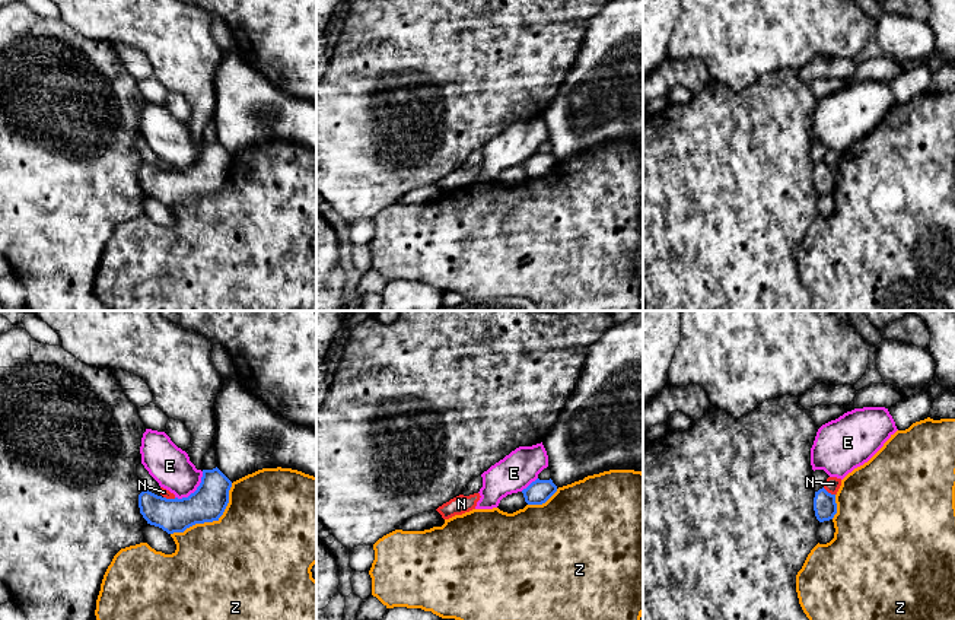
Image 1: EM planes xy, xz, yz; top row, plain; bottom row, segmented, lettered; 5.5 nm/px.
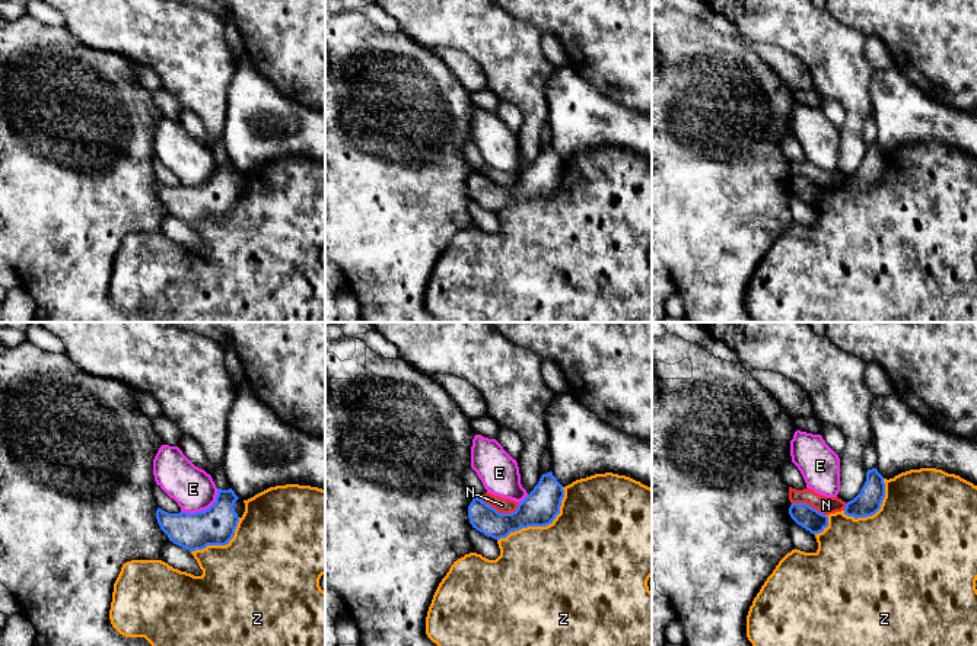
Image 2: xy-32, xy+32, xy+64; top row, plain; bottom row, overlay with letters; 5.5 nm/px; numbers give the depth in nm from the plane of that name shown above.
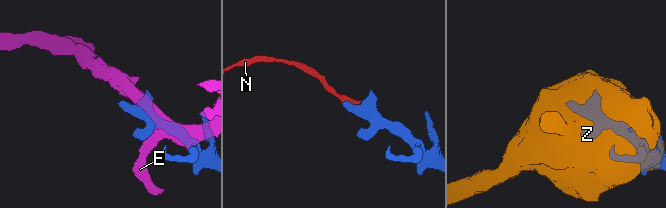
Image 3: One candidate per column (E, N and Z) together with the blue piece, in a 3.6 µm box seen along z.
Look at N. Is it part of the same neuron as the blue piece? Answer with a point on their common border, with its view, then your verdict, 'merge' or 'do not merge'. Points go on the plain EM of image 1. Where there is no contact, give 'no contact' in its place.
contact yz (827, 165); do not merge

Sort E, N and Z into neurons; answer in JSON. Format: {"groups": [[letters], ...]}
{"groups": [["E"], ["N"], ["Z"]]}

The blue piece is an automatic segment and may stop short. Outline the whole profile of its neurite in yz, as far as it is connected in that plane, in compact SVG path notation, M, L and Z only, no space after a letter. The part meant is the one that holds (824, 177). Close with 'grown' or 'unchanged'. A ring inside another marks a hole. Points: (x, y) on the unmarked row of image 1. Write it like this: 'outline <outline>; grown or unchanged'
outline M824 160L815 165L814 184L819 195L833 193L837 187L835 168L828 166Z; unchanged

